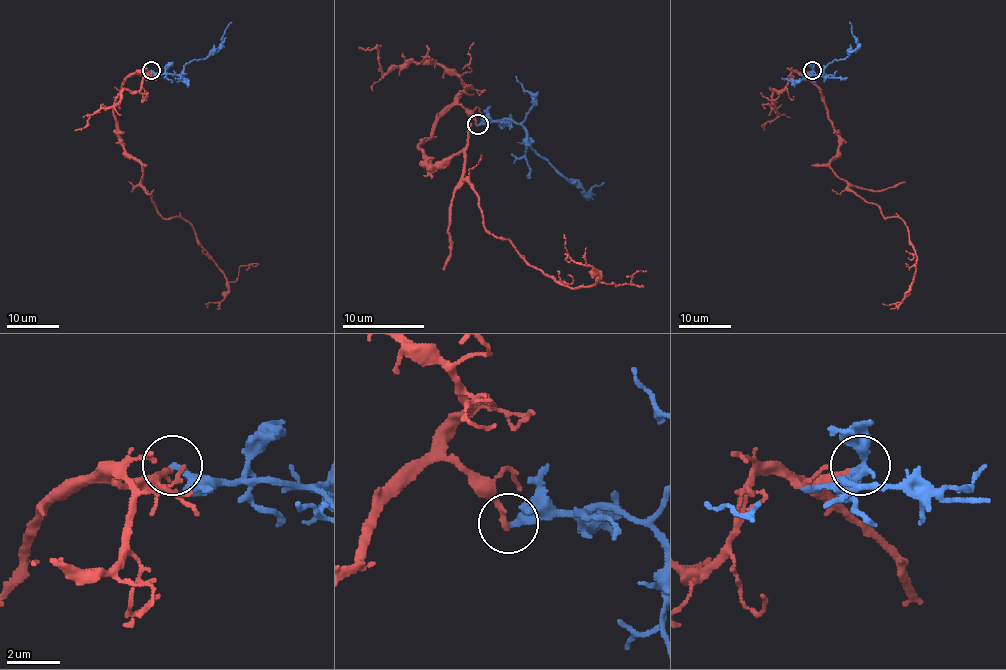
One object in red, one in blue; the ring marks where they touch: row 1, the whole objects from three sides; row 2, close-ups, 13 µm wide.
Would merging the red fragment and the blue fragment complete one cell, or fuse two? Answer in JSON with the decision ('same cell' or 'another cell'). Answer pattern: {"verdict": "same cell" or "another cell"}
{"verdict": "another cell"}

